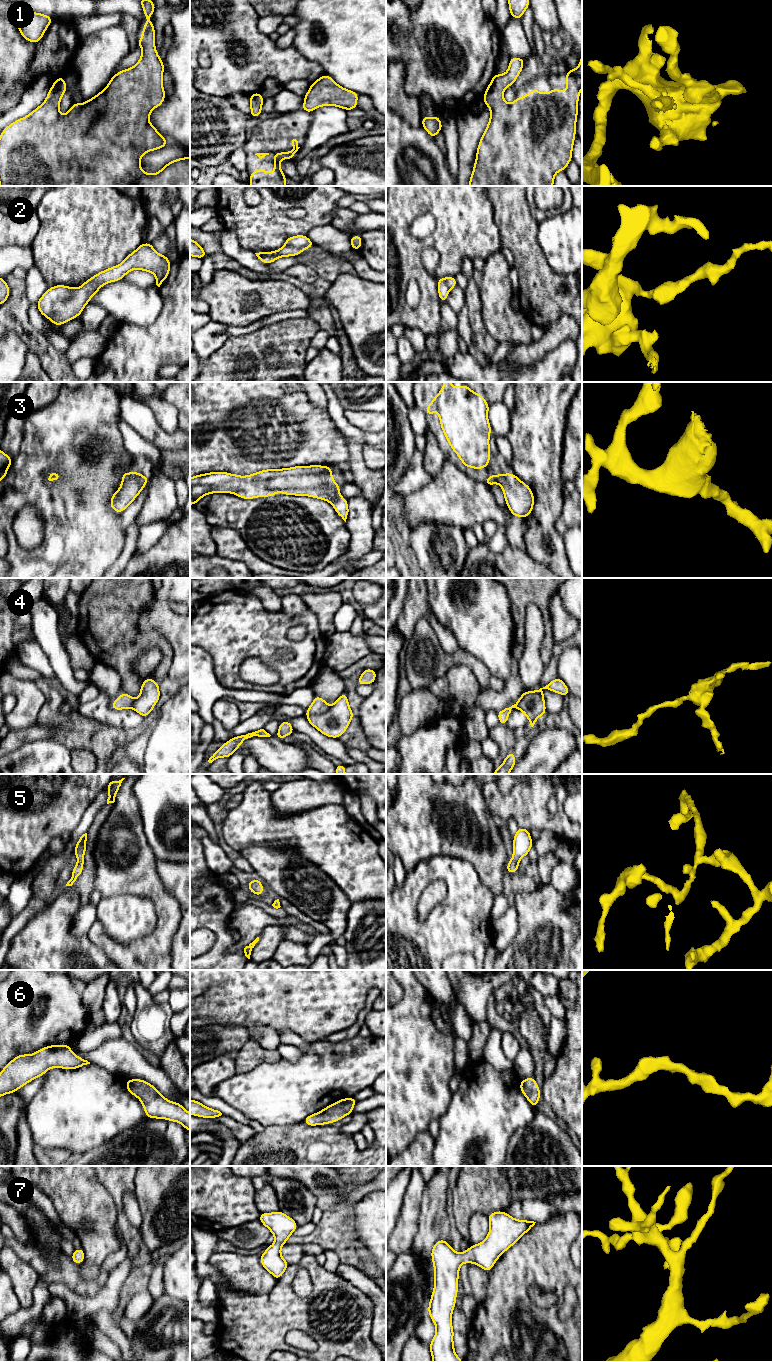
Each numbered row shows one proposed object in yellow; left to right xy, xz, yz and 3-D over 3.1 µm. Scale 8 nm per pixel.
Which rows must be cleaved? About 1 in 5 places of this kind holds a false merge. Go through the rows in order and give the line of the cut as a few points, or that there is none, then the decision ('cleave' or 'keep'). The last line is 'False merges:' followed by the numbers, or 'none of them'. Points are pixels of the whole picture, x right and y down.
1: cut none; keep
2: cut none; keep
3: cut none; keep
4: cut none; keep
5: cut none; keep
6: cut none; keep
7: cut none; keep
False merges: none of them

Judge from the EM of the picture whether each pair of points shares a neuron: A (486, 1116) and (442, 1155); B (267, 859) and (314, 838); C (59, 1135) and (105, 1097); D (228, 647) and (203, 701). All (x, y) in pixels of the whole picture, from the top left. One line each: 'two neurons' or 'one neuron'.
A: one neuron
B: two neurons
C: one neuron
D: two neurons

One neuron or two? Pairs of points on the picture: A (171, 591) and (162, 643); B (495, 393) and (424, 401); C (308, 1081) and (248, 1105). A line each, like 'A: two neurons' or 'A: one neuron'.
A: two neurons
B: one neuron
C: one neuron

